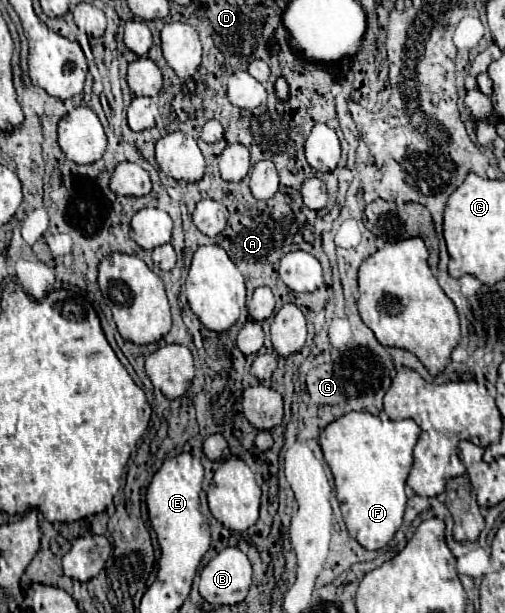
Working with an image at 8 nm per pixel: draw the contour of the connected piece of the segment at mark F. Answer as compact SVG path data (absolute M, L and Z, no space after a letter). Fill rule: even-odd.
M348 412L320 434L320 448L334 476L346 528L366 550L382 550L402 524L408 500L406 478L418 436L420 426L414 420L392 422L370 412Z

